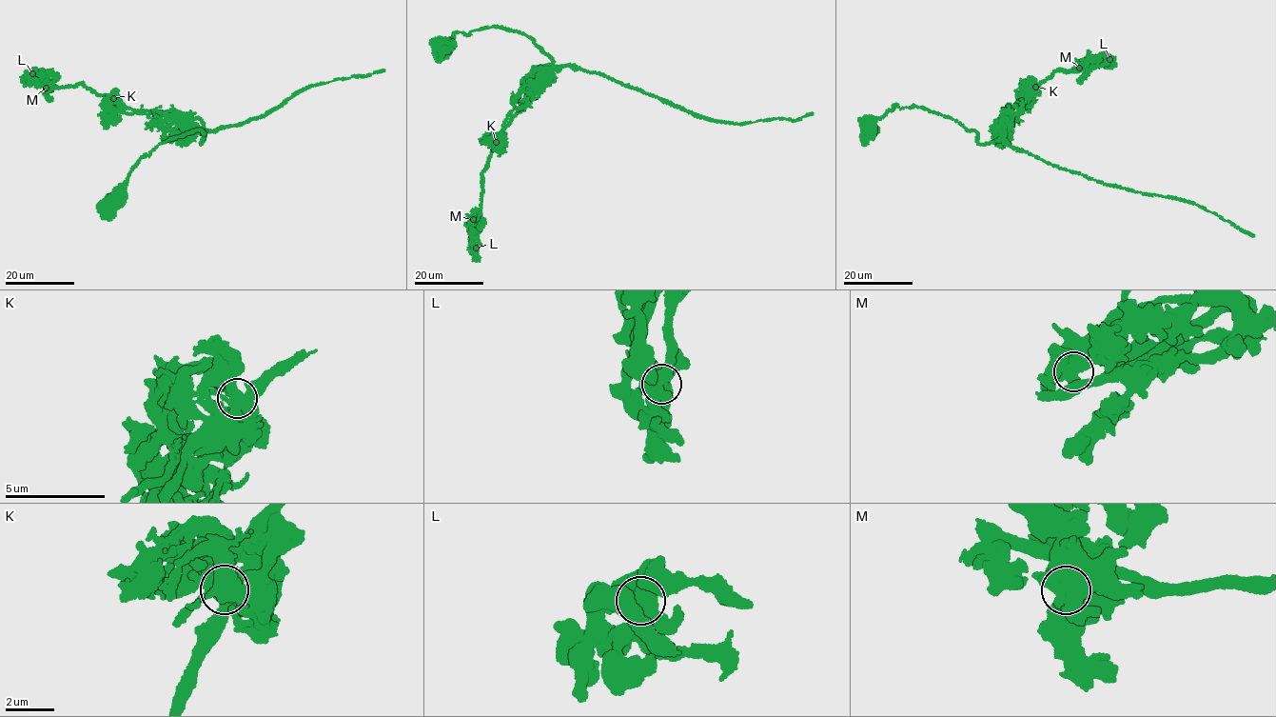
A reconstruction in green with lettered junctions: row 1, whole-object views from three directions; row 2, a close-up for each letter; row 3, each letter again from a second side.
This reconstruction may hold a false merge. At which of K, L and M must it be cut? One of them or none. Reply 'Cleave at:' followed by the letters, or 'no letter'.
Cleave at: K

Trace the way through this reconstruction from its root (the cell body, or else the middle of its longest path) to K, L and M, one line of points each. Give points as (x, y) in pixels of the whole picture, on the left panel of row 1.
K: (108, 201), (123, 192), (141, 157), (199, 129), (202, 143), (205, 129), (174, 111), (130, 109), (113, 97)
L: (108, 201), (141, 157), (199, 129), (202, 143), (204, 128), (174, 111), (130, 109), (32, 73)
M: (108, 201), (141, 157), (199, 129), (202, 143), (204, 128), (174, 111), (130, 109), (79, 83), (46, 88)

